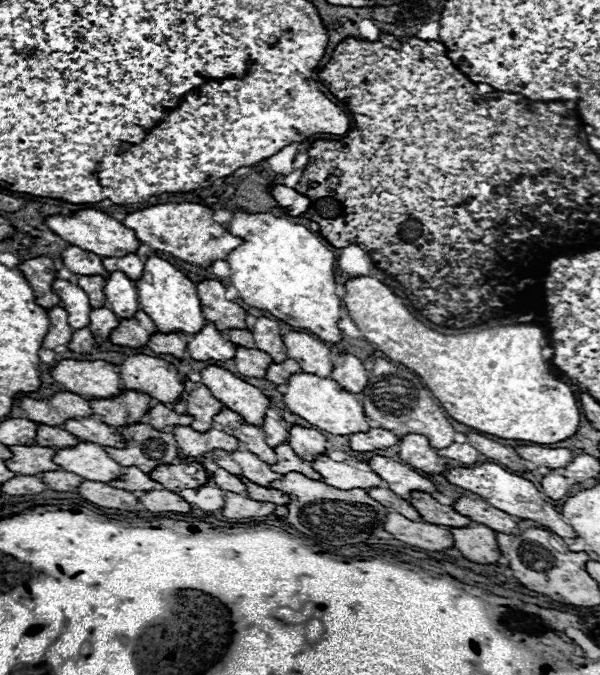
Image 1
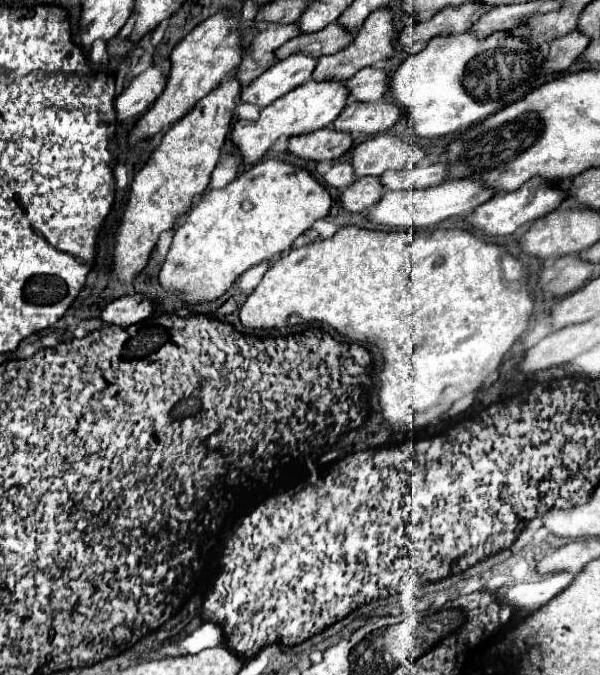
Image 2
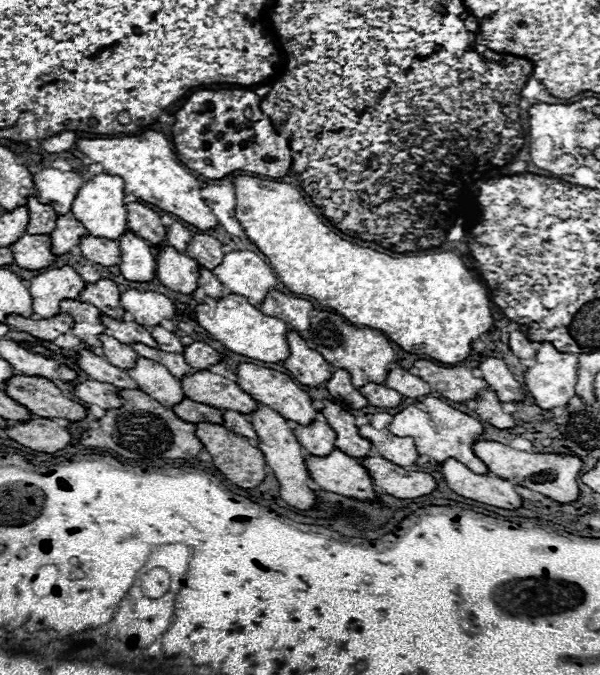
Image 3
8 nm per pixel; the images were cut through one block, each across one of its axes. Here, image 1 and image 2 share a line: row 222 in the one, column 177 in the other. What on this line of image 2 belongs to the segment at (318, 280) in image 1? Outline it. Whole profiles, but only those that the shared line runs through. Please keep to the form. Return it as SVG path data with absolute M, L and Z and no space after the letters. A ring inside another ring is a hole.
M264 160L264 162L258 162L258 164L254 164L252 168L240 172L240 174L238 174L238 176L236 176L226 188L206 192L206 194L202 196L200 204L194 206L194 208L190 210L190 214L186 216L184 224L174 232L172 246L170 246L170 250L168 250L168 254L166 254L166 260L164 260L164 264L162 264L160 272L158 272L158 282L160 282L160 286L162 286L164 290L168 290L168 292L178 292L178 294L182 296L182 302L186 302L186 304L212 302L212 300L220 298L220 296L222 296L222 294L224 294L224 292L236 282L236 278L238 278L240 274L244 274L248 268L252 268L252 266L256 266L256 264L260 264L260 262L264 262L264 260L268 260L268 258L272 258L272 256L278 256L280 252L290 250L290 248L292 248L292 242L294 242L302 232L306 232L316 220L320 220L320 218L324 218L324 216L328 214L330 204L332 204L332 200L330 200L328 190L326 190L324 186L320 186L320 184L318 184L318 182L306 172L306 170L302 170L302 168L294 168L292 164L288 164L288 162L280 162L280 160Z

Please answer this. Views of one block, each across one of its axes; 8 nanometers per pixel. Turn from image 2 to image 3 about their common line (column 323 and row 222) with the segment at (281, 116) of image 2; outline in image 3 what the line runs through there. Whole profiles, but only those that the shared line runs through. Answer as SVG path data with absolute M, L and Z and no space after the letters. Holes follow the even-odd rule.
M98 174L92 180L86 180L80 188L74 204L72 214L76 220L84 224L90 236L104 236L108 240L118 240L128 232L128 214L124 206L124 180L120 176Z

